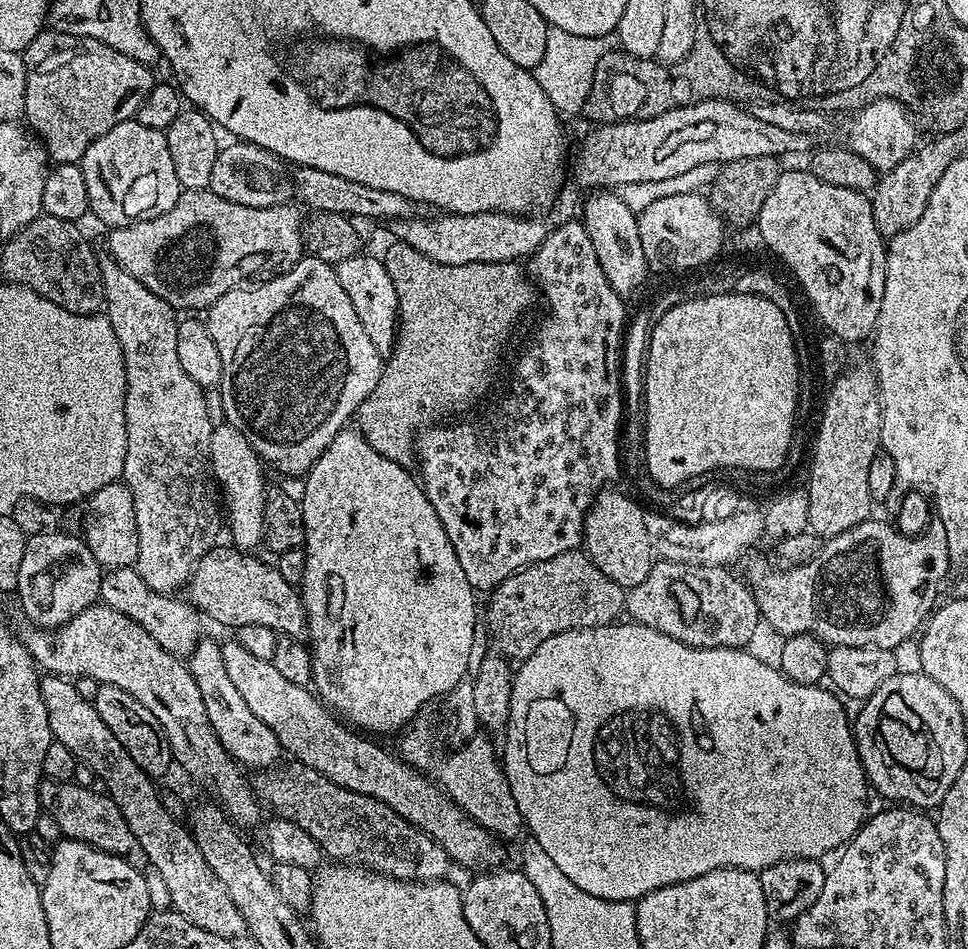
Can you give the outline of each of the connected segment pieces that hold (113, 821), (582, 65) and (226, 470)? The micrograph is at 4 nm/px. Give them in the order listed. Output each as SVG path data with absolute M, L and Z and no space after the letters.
M45 779L40 785L41 809L60 827L61 837L86 842L103 852L121 856L129 860L139 869L145 867L144 851L138 838L126 826L126 818L122 818L122 810L103 791L91 792L77 782L61 782L59 780Z
M549 27L546 34L546 54L542 54L542 62L538 62L534 75L538 86L542 86L542 94L550 98L554 110L561 117L579 117L583 113L590 86L594 82L594 66L598 66L598 58L602 58L602 54L613 51L617 44L617 37L612 34L579 36L561 28Z
M226 422L213 427L210 434L210 454L208 462L212 469L212 479L216 481L222 495L226 520L230 522L231 543L239 551L253 551L264 539L264 464L245 436Z

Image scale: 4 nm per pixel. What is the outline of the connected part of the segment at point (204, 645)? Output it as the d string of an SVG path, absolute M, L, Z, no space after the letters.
M201 638L196 649L186 660L198 686L202 690L202 702L206 704L206 718L210 718L210 726L214 726L214 734L218 734L218 742L232 755L232 759L245 769L267 770L277 763L282 756L278 738L274 738L274 730L261 722L246 706L242 694L234 686L234 682L226 674L226 666L222 662L222 647L208 638Z

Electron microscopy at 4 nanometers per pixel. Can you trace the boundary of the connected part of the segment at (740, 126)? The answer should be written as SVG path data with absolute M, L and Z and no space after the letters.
M703 100L697 104L690 106L682 106L675 108L669 112L658 112L655 116L646 118L645 120L623 120L617 124L602 124L592 126L592 129L585 134L580 140L580 145L570 152L570 180L573 180L580 188L592 188L588 190L619 190L628 184L634 182L662 182L662 178L675 178L677 174L686 174L686 170L694 170L694 166L702 166L703 164L715 164L723 166L734 162L738 158L758 158L759 156L774 156L777 158L785 158L784 156L792 156L795 152L804 152L808 154L817 147L817 137L813 134L794 134L791 130L781 130L778 126L774 126L770 122L762 122L762 118L754 118L754 114L747 107L741 106L739 103L730 100Z

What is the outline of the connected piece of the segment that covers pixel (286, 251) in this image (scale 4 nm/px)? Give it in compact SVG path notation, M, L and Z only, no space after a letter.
M184 190L181 191L178 202L174 202L174 206L166 210L166 214L158 214L153 220L139 220L124 228L111 229L107 233L109 236L106 252L129 274L134 274L134 278L138 278L138 282L142 282L146 290L154 290L154 294L158 294L158 298L162 298L172 308L207 310L222 294L243 285L247 276L252 276L255 272L279 274L290 270L301 260L304 252L304 234L301 209L296 208L291 208L286 202L276 203L269 208L238 206L234 202L218 198L218 194L207 190Z

